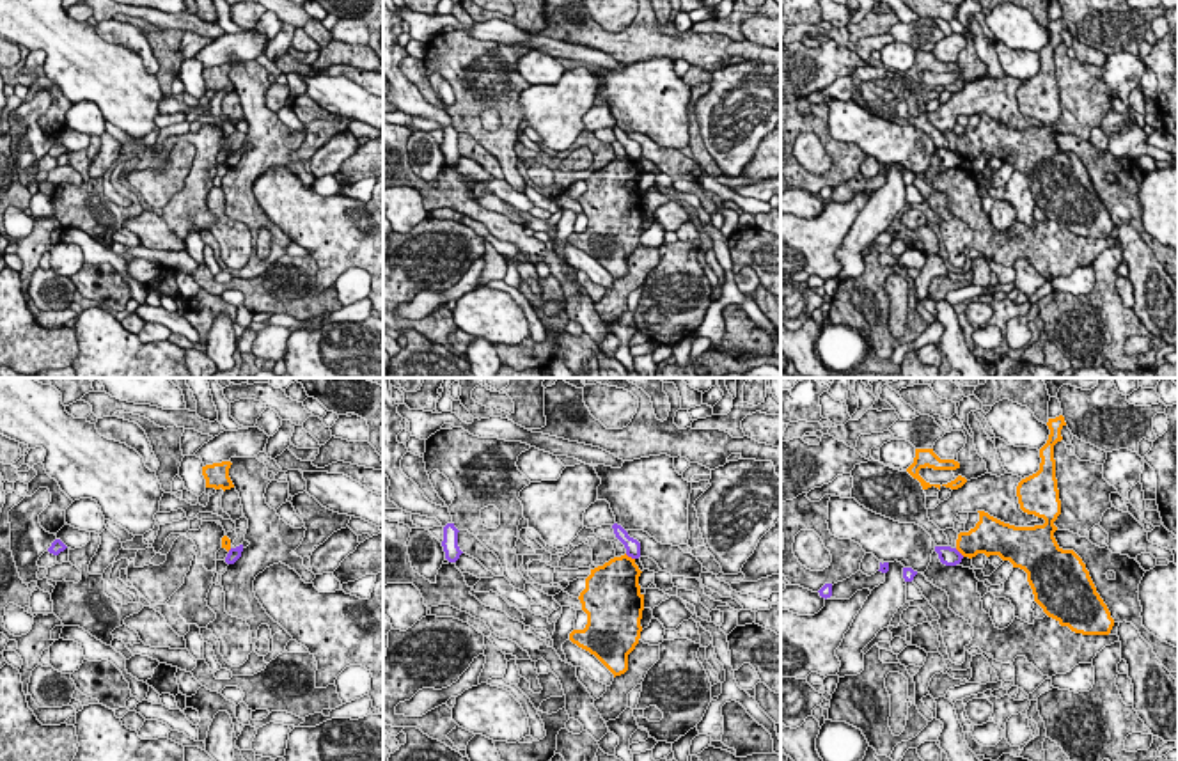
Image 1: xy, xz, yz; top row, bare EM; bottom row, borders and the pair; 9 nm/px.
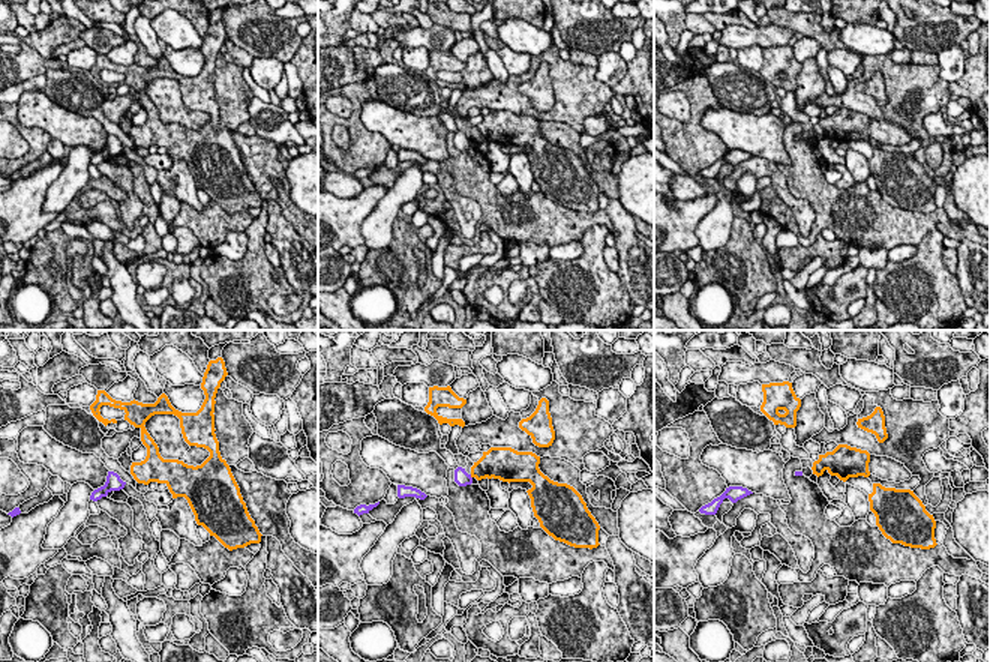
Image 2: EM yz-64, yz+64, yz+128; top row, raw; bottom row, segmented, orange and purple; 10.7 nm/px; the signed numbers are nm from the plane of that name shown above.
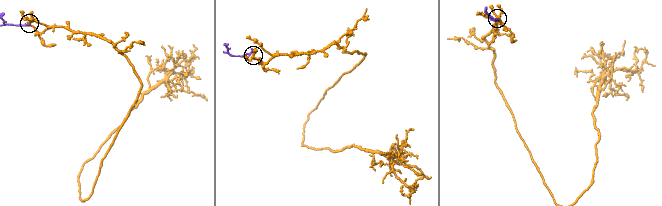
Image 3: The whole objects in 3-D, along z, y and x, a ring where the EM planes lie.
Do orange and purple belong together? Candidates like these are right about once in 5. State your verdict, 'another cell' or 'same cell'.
another cell

